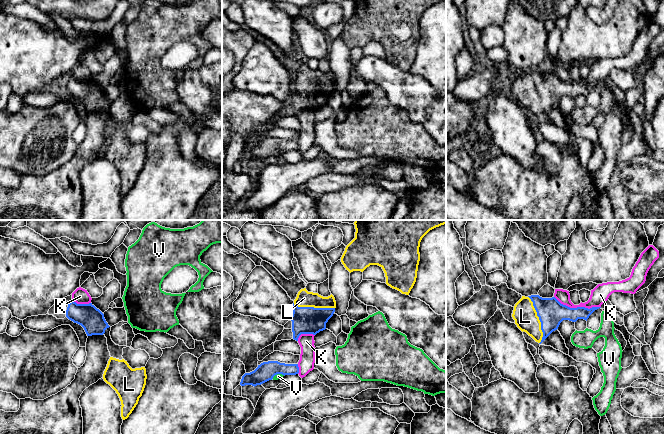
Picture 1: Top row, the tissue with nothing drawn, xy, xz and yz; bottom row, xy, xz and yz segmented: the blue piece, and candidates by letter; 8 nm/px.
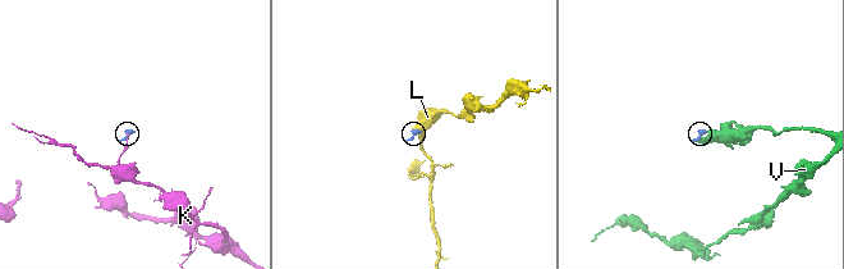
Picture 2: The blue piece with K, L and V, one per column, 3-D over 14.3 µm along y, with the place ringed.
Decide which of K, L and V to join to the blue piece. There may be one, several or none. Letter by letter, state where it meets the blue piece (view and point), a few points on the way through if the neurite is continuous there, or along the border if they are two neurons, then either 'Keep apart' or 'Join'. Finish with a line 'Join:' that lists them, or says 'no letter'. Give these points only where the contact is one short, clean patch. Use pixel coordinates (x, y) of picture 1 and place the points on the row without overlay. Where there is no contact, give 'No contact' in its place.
K: Touches blue at yz (577, 83). Boundary: yz (554, 72), (561, 79), (570, 83), (600, 83). Keep apart
L: Touches blue at yz (539, 95). Join
V: Touches blue at xz (278, 149). Boundary: xz (284, 151), (277, 150), (272, 154). Keep apart
Join: L

